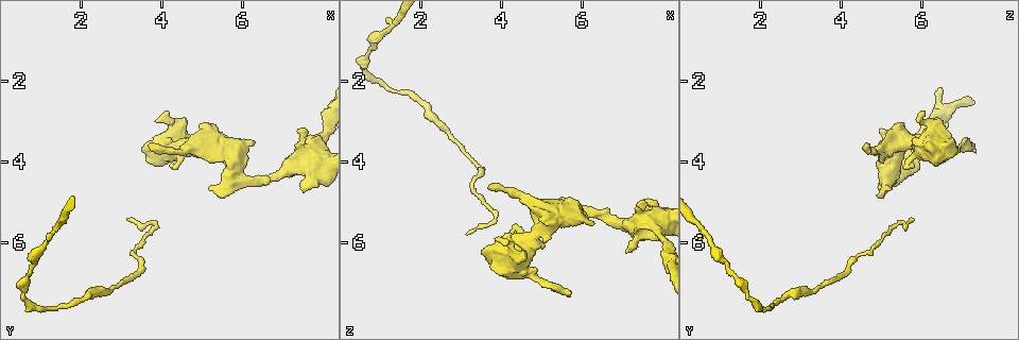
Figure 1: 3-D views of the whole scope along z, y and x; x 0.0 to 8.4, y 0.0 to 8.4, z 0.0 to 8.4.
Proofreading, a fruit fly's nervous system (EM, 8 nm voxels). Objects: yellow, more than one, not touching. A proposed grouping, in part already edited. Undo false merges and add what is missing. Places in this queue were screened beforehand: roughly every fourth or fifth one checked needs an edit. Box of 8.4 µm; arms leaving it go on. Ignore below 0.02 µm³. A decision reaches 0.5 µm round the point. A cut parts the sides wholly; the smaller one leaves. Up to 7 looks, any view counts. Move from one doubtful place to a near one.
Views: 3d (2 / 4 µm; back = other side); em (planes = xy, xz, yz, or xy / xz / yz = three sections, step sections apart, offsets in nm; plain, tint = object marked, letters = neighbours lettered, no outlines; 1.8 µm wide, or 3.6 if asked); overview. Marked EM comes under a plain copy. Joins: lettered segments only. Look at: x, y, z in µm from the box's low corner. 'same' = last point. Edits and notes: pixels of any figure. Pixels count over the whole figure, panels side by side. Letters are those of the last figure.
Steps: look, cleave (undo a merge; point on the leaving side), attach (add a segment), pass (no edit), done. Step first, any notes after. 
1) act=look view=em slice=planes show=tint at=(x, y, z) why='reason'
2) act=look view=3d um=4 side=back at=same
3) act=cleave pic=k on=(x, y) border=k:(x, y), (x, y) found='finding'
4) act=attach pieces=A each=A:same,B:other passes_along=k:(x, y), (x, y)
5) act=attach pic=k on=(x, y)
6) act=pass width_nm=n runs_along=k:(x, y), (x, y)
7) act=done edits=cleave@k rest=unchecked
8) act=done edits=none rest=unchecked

act=look view=em slice=yz step=8 show=letters at=(1.90, 7.45, 2.40) why='sudden change in width'

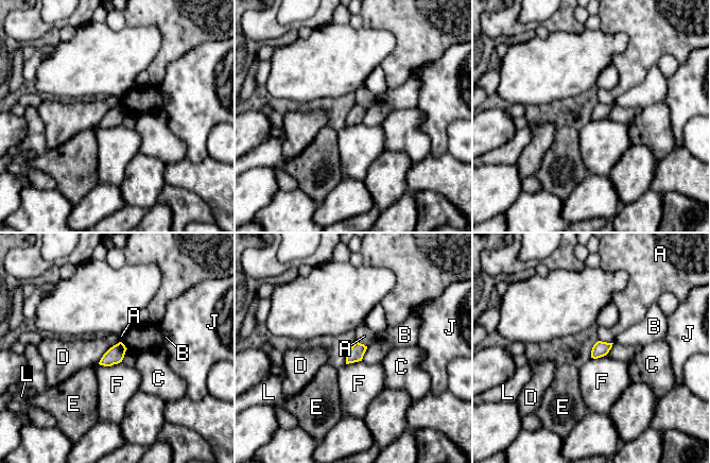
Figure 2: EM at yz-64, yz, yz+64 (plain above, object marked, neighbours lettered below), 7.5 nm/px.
act=look view=em slice=planes show=letters at=same

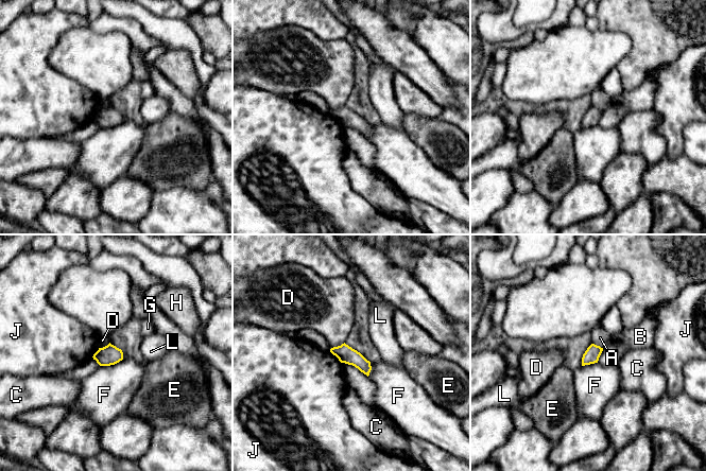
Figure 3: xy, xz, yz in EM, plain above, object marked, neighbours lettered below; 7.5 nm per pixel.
act=pass longest_contact=F:190nm each=A:other,B:other,C:other,D:other,E:other,F:other,G:other,H:other,J:other,L:other border=3:(123, 359), (114, 364), (100, 366) found='all the same cell'

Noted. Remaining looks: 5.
act=look view=em slice=planes show=letters at=(7.30, 3.20, 5.05) why='an open end'

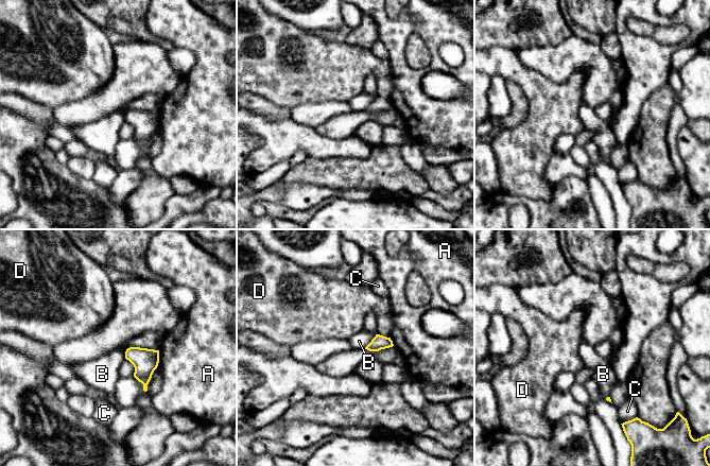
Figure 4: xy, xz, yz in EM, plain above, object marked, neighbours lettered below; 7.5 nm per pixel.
act=pass longest_contact=B:130nm each=A:other,B:other,C:other,D:other border=4:(376, 335), (364, 347) found='none of them fits'

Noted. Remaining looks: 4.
act=look view=3d um=4 at=(5.80, 4.30, 5.30) why='abrupt turn'

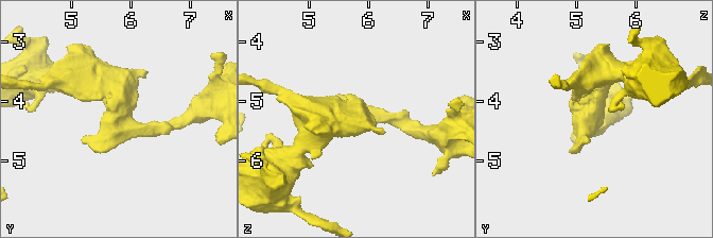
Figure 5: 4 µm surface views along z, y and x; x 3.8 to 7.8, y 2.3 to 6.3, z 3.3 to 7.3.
act=look view=em slice=xz step=4 show=tint at=(5.85, 4.30, 5.25) why='need the tissue'

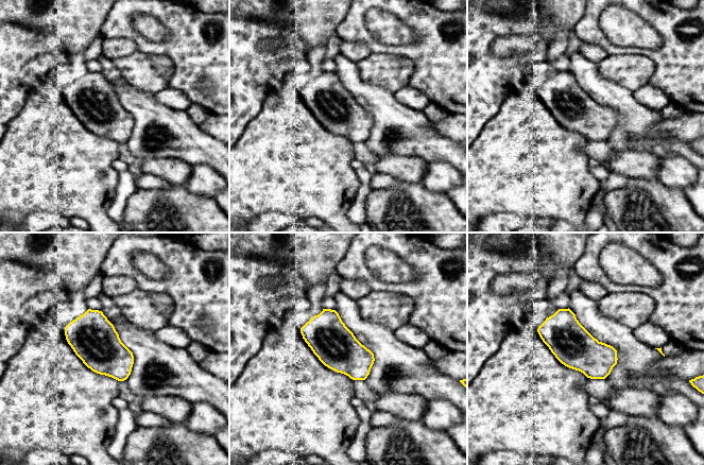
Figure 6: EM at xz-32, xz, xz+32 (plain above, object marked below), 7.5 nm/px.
act=look view=em slice=planes show=letters at=same

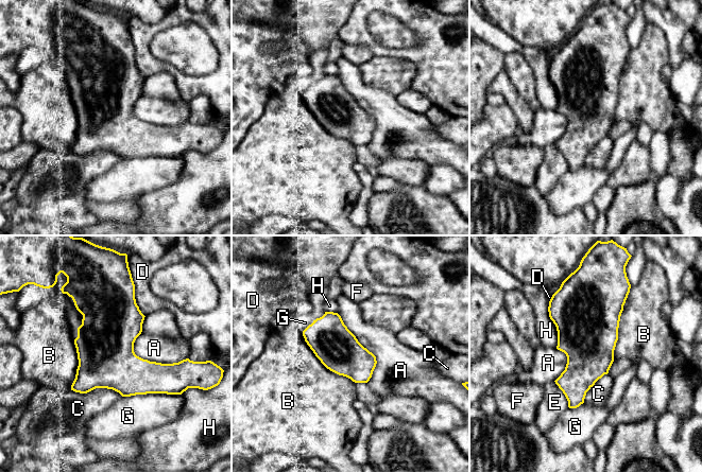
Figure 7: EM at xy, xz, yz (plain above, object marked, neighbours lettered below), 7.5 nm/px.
act=attach pieces=B each=A:other,B:same,C:other,D:other,E:other,F:other,G:other,H:other found='it goes on there'

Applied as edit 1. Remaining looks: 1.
act=done edits=attach@7 rest=unchecked

